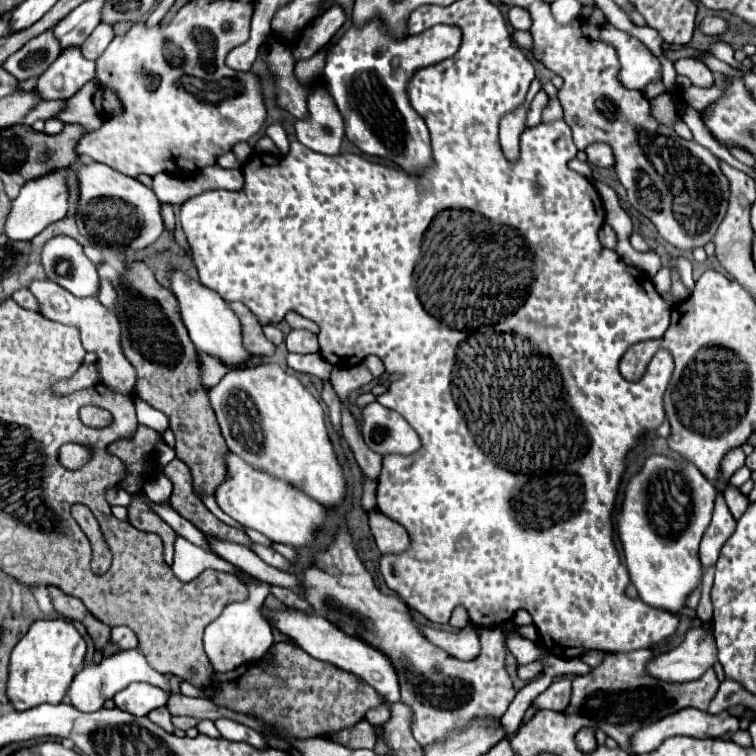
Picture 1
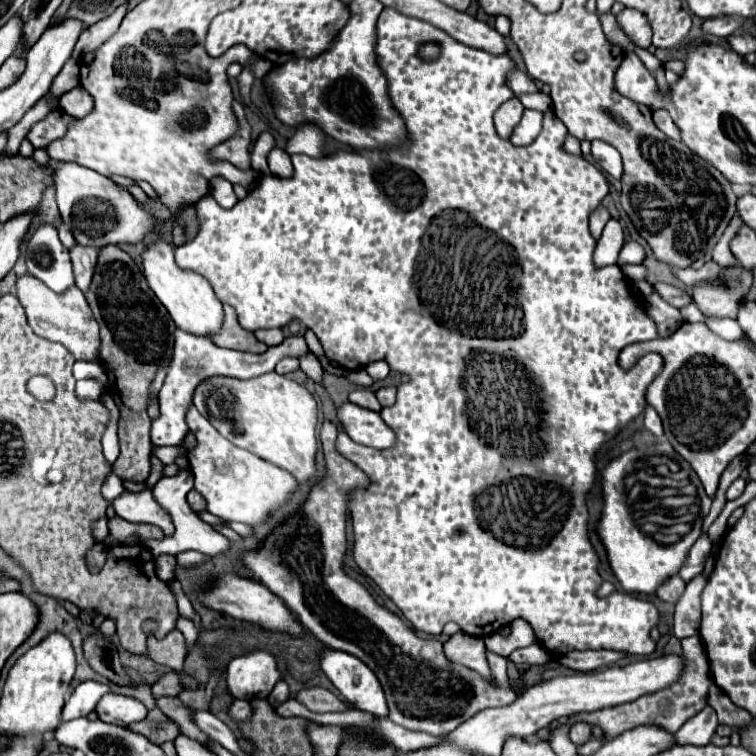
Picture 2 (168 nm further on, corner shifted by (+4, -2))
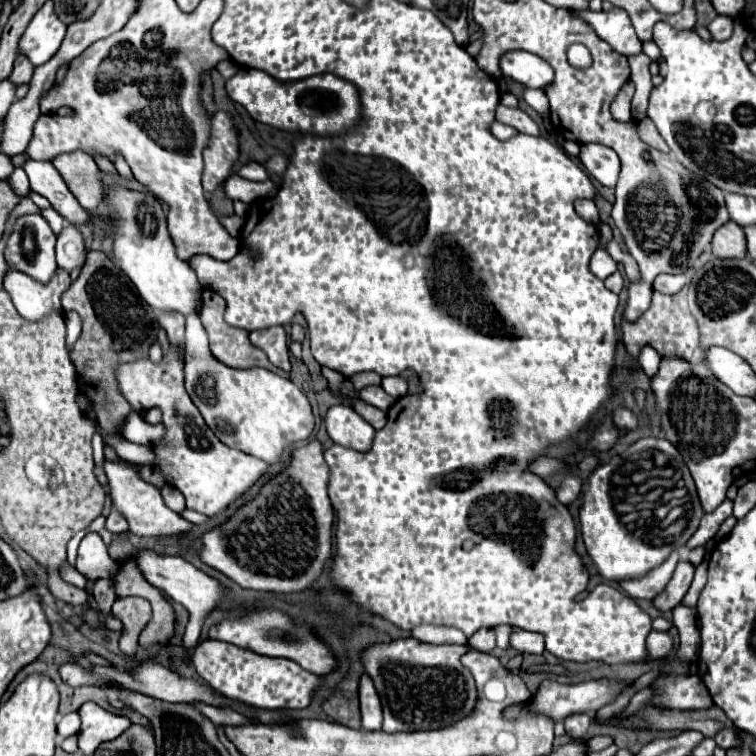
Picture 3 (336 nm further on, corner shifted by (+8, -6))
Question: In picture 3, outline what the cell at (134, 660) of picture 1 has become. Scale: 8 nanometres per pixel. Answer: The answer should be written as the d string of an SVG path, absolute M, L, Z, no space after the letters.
M76 711L74 713L68 713L68 715L62 715L58 719L58 735L60 737L66 739L70 735L76 735L78 729L80 729L80 717L78 717Z

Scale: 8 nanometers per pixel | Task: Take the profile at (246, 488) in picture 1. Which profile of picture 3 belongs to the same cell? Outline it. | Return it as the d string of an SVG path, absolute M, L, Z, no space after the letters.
M170 345L160 363L152 363L148 357L134 363L122 363L116 367L116 381L120 393L134 411L150 411L152 407L162 411L164 437L158 445L154 445L154 467L160 469L168 485L176 487L184 495L188 509L204 515L216 515L238 495L250 489L268 469L264 461L238 449L230 449L208 429L200 411L184 389L182 349Z

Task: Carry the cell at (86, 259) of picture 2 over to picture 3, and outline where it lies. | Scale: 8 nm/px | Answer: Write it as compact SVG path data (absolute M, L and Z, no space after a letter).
M66 225L56 241L56 261L58 267L72 271L78 265L84 265L86 251L84 251L84 239L80 231L72 225Z

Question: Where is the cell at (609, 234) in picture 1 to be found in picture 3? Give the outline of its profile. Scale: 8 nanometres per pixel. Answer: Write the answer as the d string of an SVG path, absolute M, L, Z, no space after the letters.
M576 199L576 211L580 213L580 217L582 219L586 219L588 223L594 223L594 225L598 225L600 223L600 217L598 217L598 209L596 209L596 205L594 205L594 201L590 201L590 199Z

